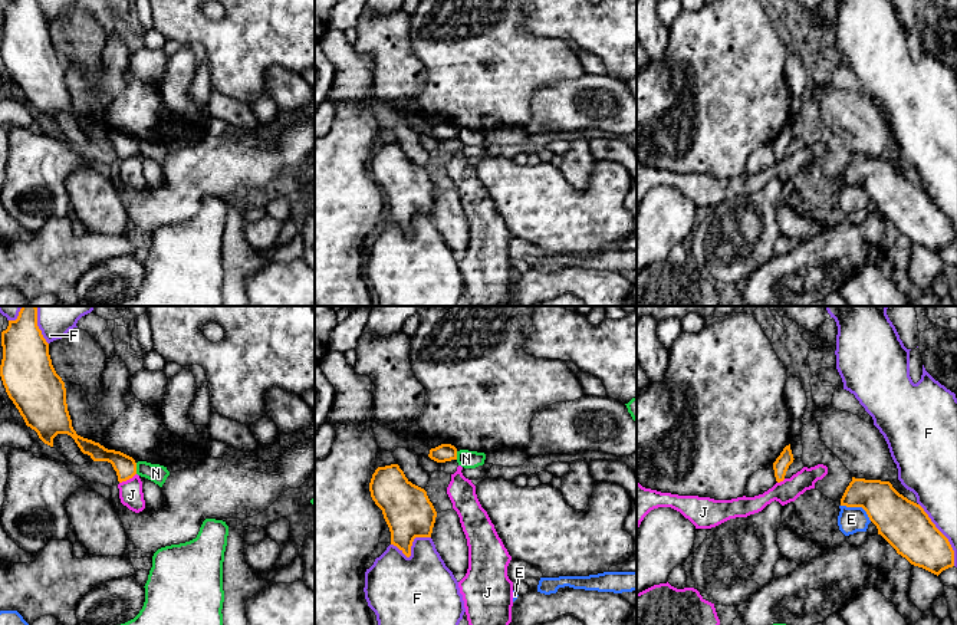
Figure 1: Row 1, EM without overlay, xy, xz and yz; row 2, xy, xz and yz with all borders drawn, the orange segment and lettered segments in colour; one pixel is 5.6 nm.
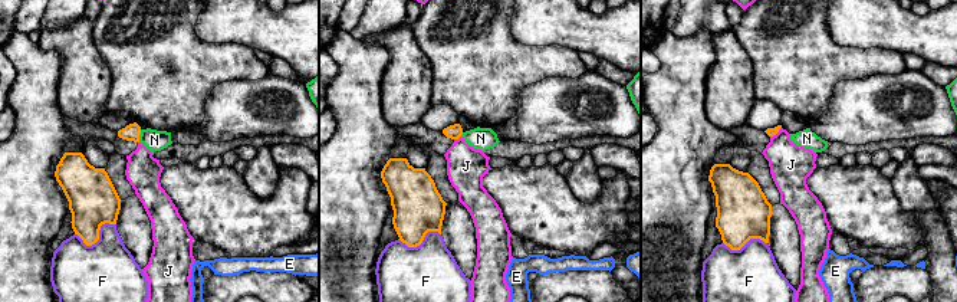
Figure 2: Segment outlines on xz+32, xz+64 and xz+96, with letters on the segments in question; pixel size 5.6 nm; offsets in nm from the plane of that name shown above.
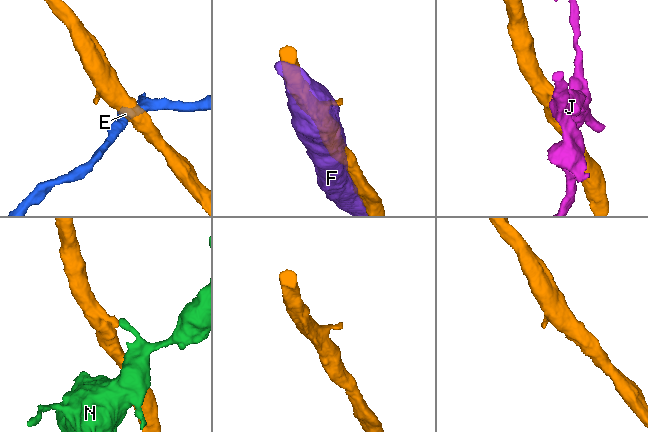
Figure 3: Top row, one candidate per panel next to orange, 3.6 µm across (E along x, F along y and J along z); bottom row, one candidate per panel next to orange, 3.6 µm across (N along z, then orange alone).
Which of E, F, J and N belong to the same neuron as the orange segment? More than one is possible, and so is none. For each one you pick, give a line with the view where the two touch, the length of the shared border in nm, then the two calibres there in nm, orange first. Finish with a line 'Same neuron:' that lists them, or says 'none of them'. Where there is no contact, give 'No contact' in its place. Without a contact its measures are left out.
F: Touches orange in xz. Shared border 220 nm. Thickness 280 nm (orange) against 420 nm
Same neuron: F

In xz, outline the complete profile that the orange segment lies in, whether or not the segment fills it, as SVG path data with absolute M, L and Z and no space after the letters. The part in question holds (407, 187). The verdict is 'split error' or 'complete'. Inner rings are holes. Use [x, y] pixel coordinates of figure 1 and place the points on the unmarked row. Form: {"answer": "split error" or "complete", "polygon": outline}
{"answer": "complete", "polygon": "M398 142L378 145L369 161L371 175L382 188L391 223L407 236L415 216L431 216L437 190L427 170L412 162Z"}

